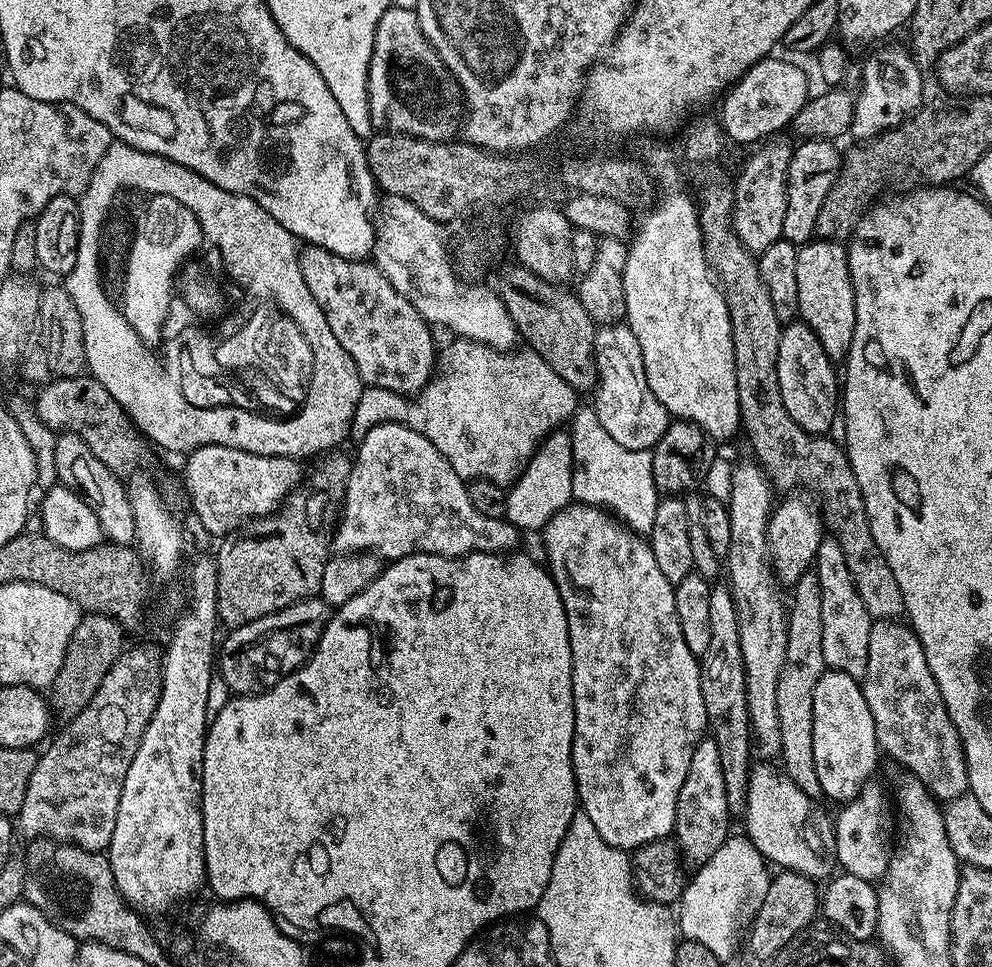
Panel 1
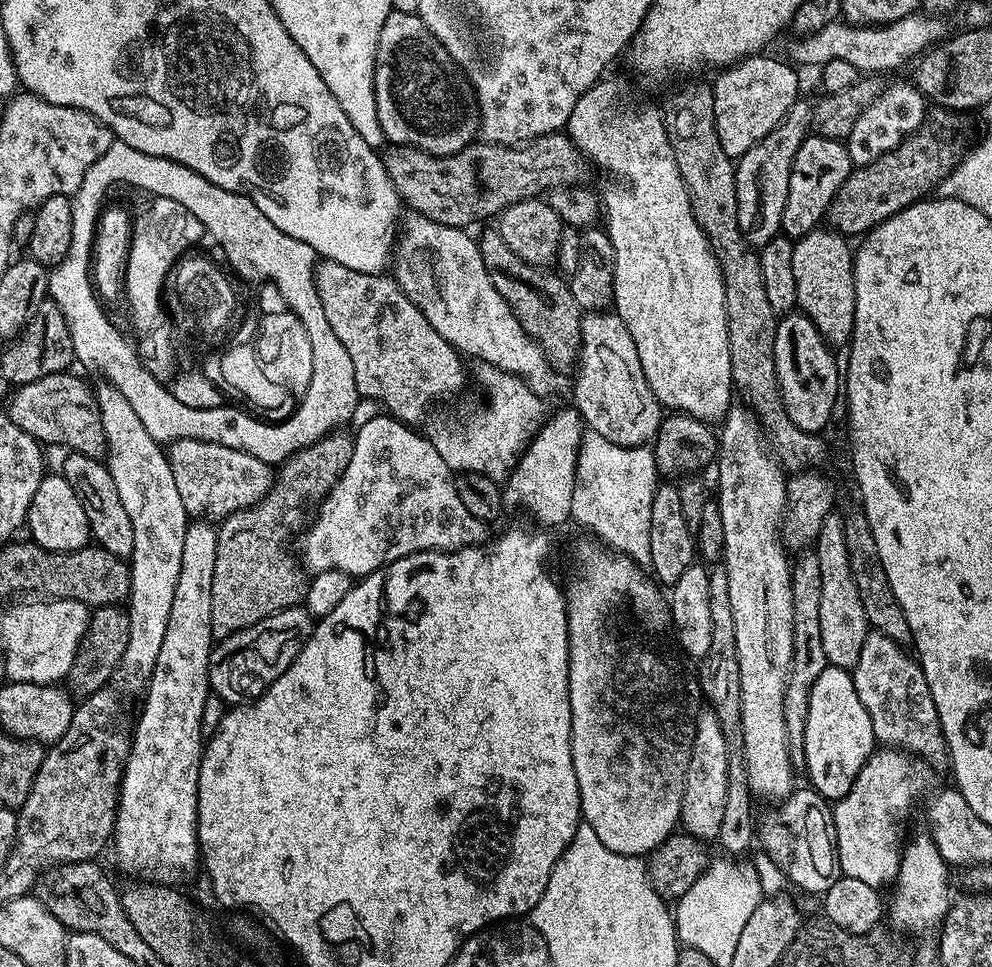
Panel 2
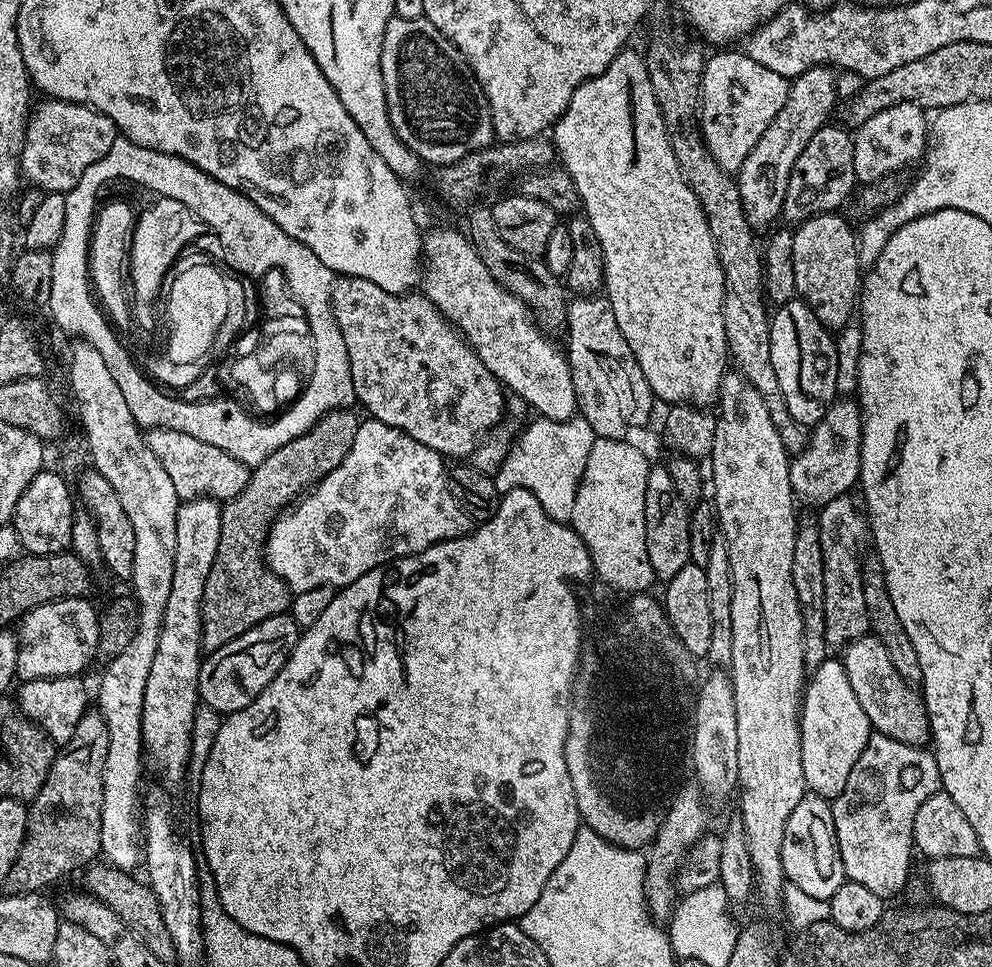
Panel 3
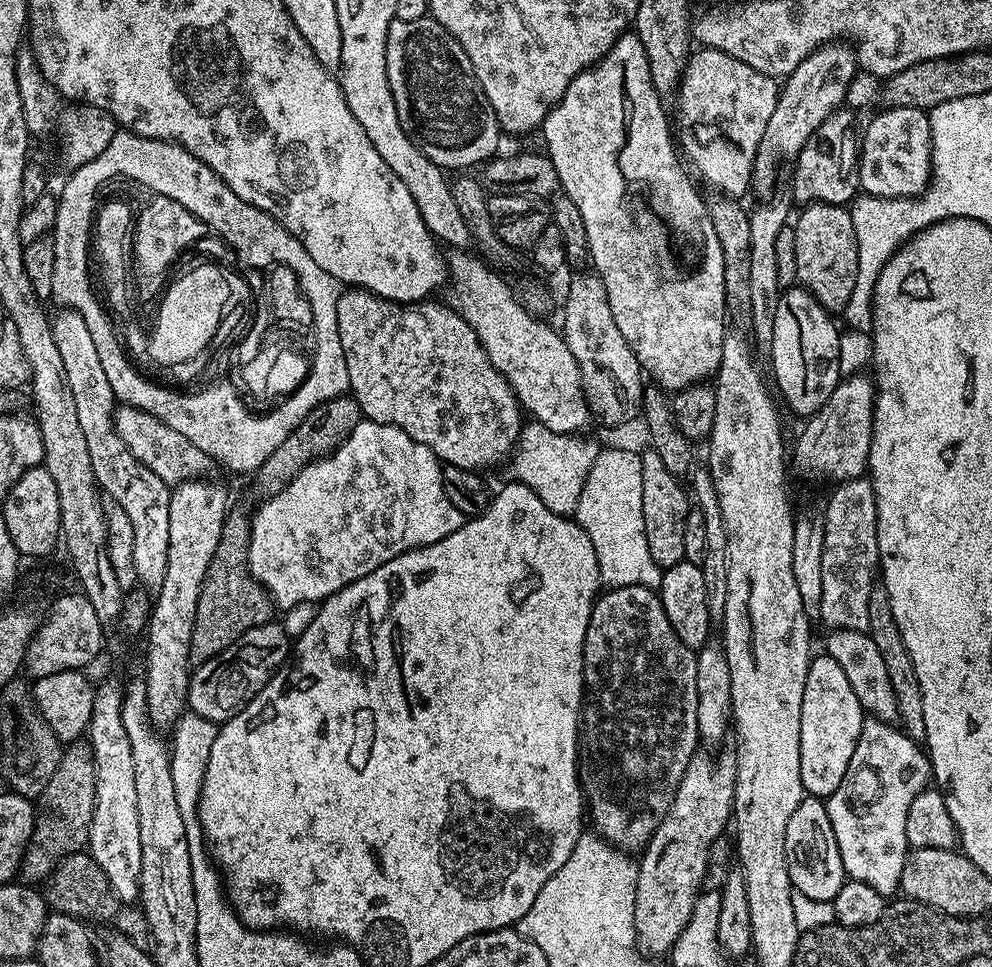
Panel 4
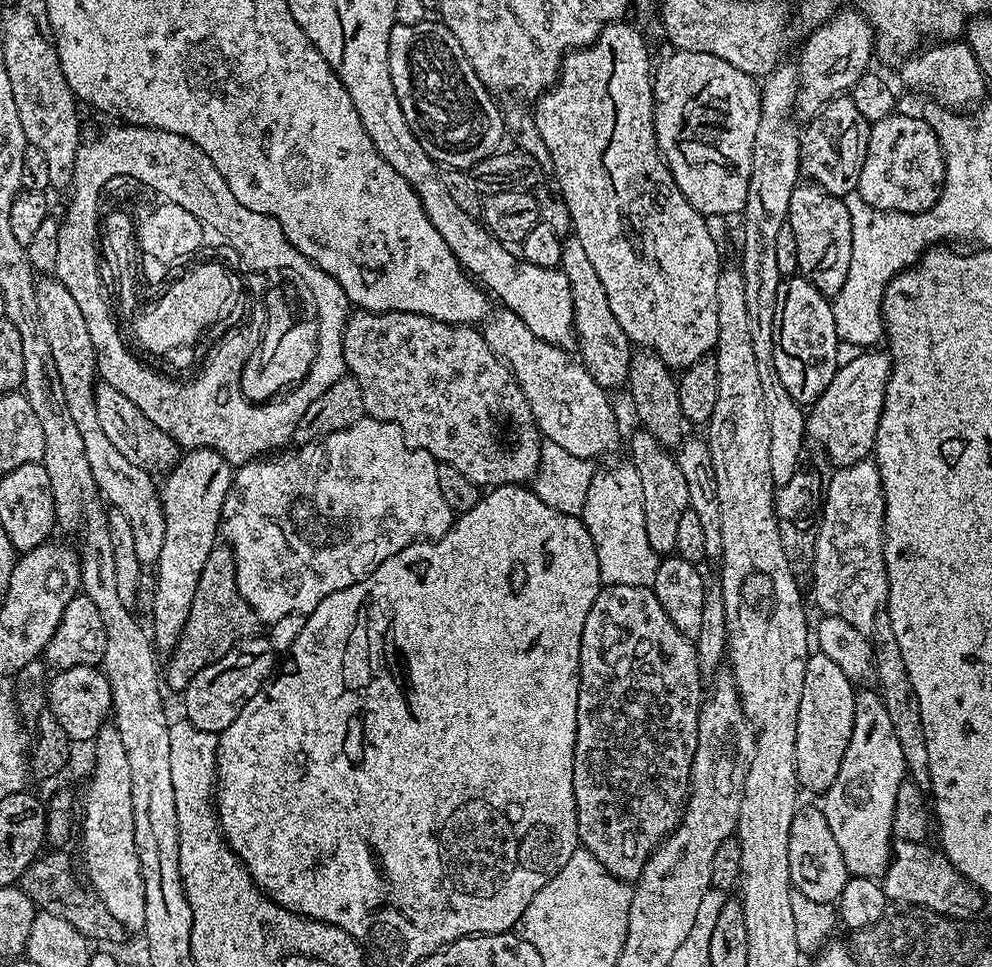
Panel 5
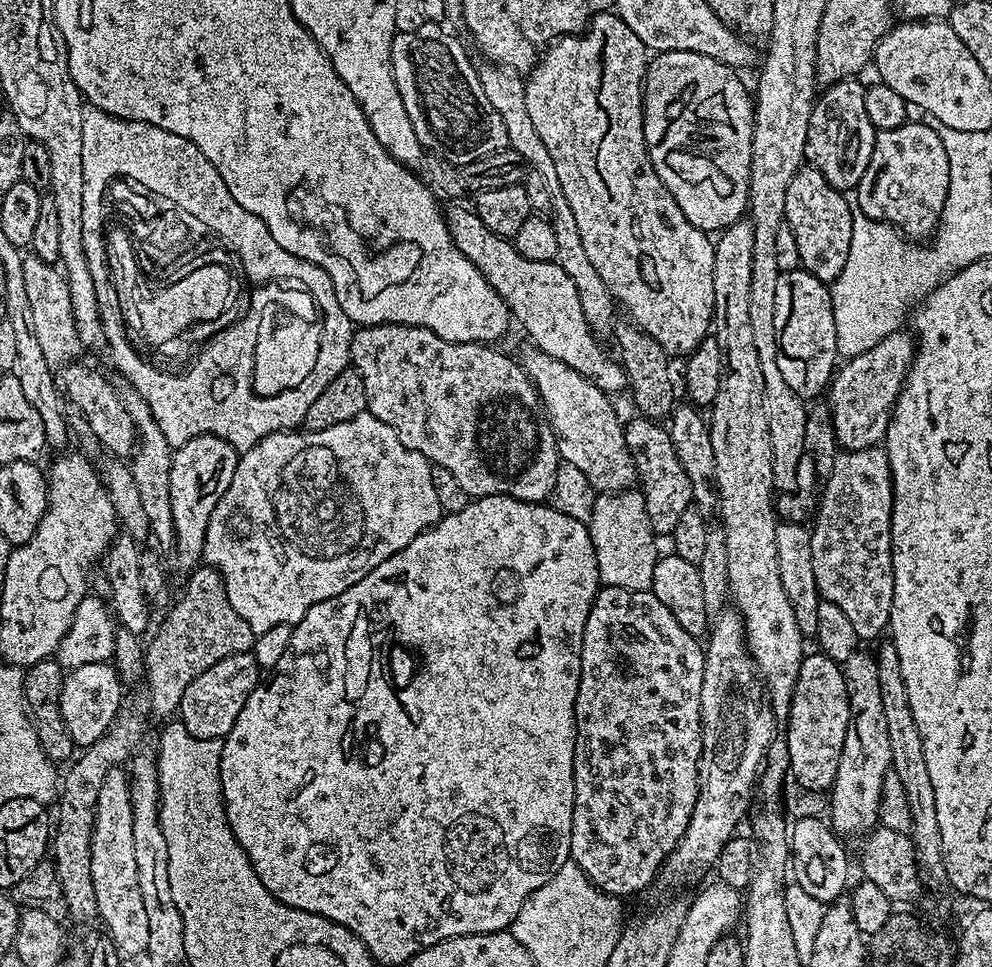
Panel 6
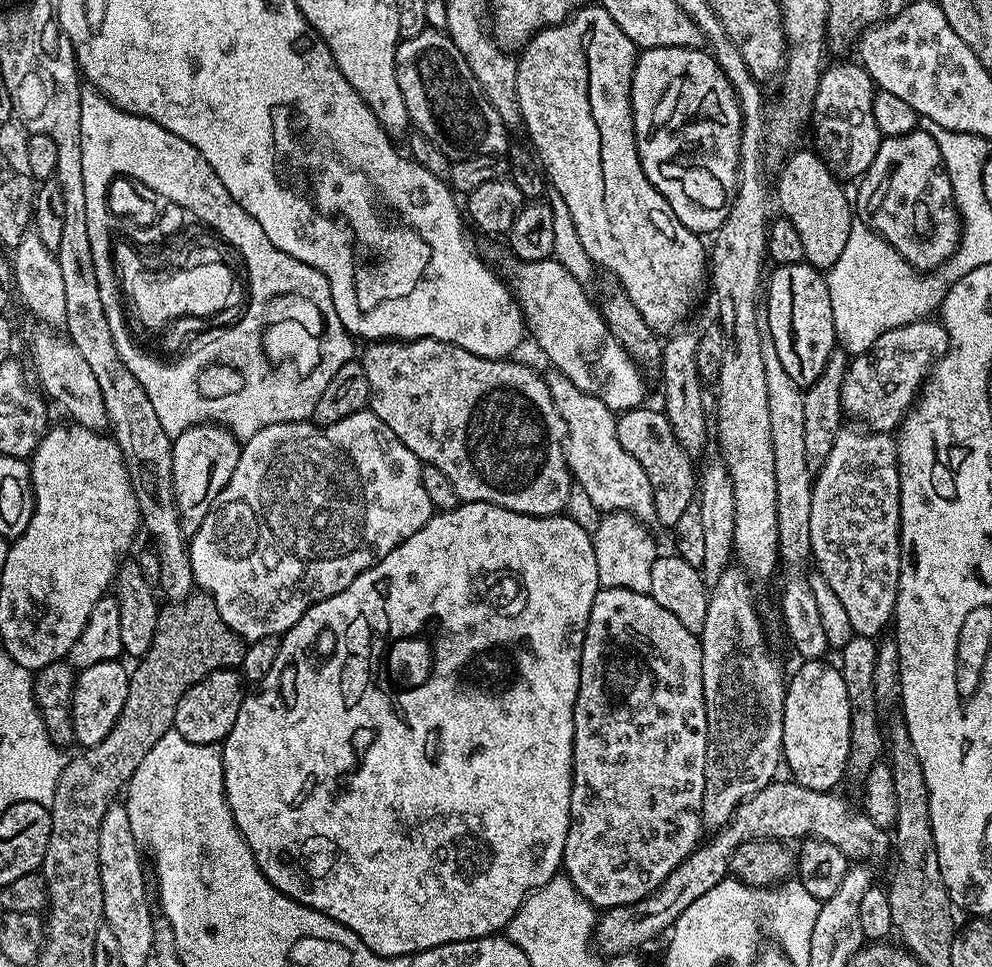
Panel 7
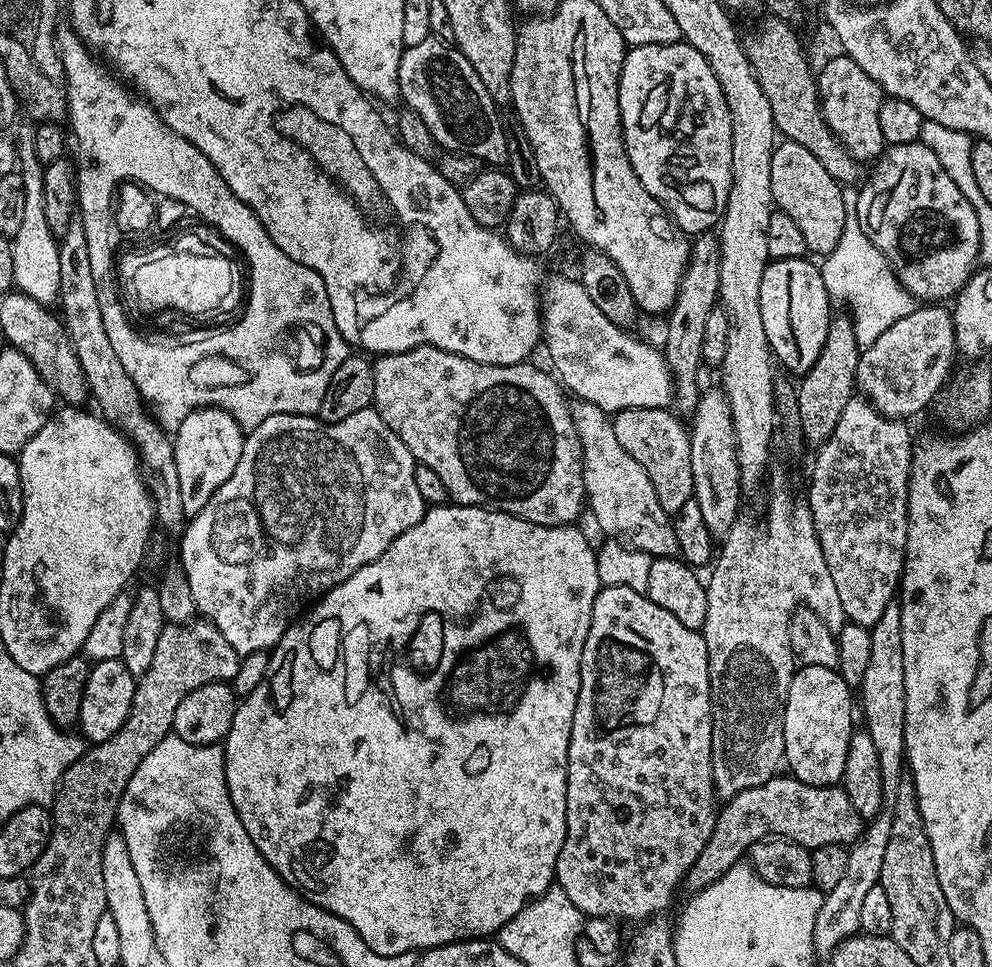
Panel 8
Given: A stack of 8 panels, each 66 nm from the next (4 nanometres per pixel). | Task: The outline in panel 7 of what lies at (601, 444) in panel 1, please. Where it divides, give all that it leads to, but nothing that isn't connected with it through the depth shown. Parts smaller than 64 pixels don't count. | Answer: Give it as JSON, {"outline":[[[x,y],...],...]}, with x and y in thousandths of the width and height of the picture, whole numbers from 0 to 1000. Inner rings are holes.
{"outline":[[[616,529],[608,533],[597,553],[603,598],[608,608],[639,610],[655,613],[656,586],[661,580],[663,568],[652,546],[633,529]]]}

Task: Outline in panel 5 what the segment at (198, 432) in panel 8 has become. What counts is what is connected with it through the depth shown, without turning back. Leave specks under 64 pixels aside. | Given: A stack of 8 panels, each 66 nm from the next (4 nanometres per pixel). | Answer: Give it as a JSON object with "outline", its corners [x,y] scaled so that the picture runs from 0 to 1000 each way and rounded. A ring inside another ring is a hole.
{"outline":[[[196,463],[186,466],[172,486],[164,493],[161,522],[165,524],[167,540],[167,556],[163,556],[163,573],[158,577],[155,590],[157,593],[157,613],[155,627],[151,634],[153,649],[151,657],[158,671],[172,672],[181,662],[183,651],[188,647],[188,639],[192,635],[192,623],[196,623],[196,610],[200,606],[200,598],[204,594],[204,585],[208,585],[208,577],[212,577],[212,569],[219,566],[222,549],[222,528],[228,519],[228,511],[234,502],[235,481],[224,474],[215,463]]]}

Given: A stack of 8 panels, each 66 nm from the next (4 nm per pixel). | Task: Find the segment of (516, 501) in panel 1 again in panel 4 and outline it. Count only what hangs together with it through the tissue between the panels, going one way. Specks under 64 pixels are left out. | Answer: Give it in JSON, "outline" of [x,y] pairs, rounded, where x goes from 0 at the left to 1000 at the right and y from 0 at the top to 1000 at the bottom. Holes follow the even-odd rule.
{"outline":[[[539,436],[529,437],[524,444],[524,454],[520,456],[519,467],[514,476],[515,495],[519,499],[534,503],[534,507],[546,515],[546,523],[550,523],[550,527],[576,535],[583,523],[583,515],[587,515],[591,490],[595,490],[595,482],[599,482],[599,474],[606,464],[604,458],[589,453],[585,449],[563,449]]]}

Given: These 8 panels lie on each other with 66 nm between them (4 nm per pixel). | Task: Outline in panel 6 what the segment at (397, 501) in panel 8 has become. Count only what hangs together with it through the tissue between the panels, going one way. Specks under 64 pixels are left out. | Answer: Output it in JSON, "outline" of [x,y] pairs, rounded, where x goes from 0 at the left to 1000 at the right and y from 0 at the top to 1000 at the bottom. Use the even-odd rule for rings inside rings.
{"outline":[[[370,424],[349,436],[341,436],[341,441],[333,441],[329,445],[320,447],[291,445],[266,451],[264,457],[241,468],[241,473],[236,494],[232,497],[232,503],[228,503],[228,511],[220,515],[220,523],[216,523],[216,532],[212,532],[212,544],[208,544],[204,579],[209,586],[217,587],[222,593],[230,611],[232,627],[240,631],[240,635],[249,643],[252,651],[259,656],[272,651],[276,647],[298,646],[310,634],[313,627],[321,627],[321,623],[329,623],[345,614],[345,610],[353,610],[353,606],[365,602],[365,598],[369,598],[373,589],[385,585],[389,577],[413,565],[417,556],[424,554],[429,547],[436,546],[444,535],[449,533],[448,524],[442,519],[442,511],[438,508],[436,481],[432,480],[428,472],[409,462],[403,455],[402,447],[389,441],[389,436],[377,432]]]}

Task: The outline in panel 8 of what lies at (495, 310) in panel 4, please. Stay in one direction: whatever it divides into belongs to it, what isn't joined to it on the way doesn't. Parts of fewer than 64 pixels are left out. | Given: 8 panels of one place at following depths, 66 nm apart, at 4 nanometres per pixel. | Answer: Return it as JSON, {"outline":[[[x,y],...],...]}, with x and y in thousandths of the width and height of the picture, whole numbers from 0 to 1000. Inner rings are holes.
{"outline":[[[581,414],[576,419],[577,435],[579,445],[583,449],[585,458],[585,477],[589,480],[589,512],[592,524],[603,536],[607,543],[610,555],[618,559],[624,559],[627,564],[649,571],[658,577],[667,575],[681,575],[685,570],[683,556],[679,556],[679,548],[675,532],[667,527],[667,519],[659,511],[659,503],[655,503],[655,494],[631,465],[627,465],[627,460],[623,457],[623,452],[619,450],[614,427],[608,426],[603,420],[599,420],[590,414]]]}

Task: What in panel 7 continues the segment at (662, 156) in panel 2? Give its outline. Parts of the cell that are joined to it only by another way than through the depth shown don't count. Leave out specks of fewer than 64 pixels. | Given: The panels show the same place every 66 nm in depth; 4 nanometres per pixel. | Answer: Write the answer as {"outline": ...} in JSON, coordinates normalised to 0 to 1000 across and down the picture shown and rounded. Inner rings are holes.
{"outline":[[[594,6],[584,8],[578,12],[573,20],[566,25],[560,25],[556,29],[547,29],[541,33],[531,46],[528,47],[520,63],[522,72],[522,110],[526,110],[527,135],[532,135],[535,152],[538,154],[544,171],[548,173],[548,180],[552,183],[555,194],[563,196],[567,201],[571,213],[575,216],[575,225],[579,225],[579,234],[583,238],[583,246],[587,249],[587,254],[591,263],[595,263],[597,272],[604,275],[608,280],[619,283],[623,292],[635,304],[635,312],[643,316],[643,322],[647,329],[651,329],[651,337],[655,337],[663,345],[676,345],[686,338],[685,335],[694,327],[694,322],[702,314],[702,309],[706,306],[706,301],[712,298],[712,282],[716,277],[716,269],[712,264],[712,252],[709,252],[707,245],[701,240],[697,240],[675,217],[675,209],[661,195],[651,184],[651,180],[645,171],[643,155],[641,154],[641,140],[639,139],[639,126],[637,125],[637,78],[641,67],[643,57],[642,48],[627,33],[626,28],[619,23],[612,10],[606,6]]]}

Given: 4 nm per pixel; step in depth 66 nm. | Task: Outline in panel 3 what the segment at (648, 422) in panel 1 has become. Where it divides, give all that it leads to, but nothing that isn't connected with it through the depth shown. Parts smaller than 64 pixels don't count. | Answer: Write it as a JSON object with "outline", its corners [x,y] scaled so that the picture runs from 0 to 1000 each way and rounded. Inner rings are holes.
{"outline":[[[585,304],[573,315],[573,360],[571,367],[577,384],[579,407],[584,429],[595,436],[602,452],[628,455],[636,443],[645,443],[657,430],[659,411],[635,362],[635,354],[623,341],[623,329],[615,316],[612,305]]]}

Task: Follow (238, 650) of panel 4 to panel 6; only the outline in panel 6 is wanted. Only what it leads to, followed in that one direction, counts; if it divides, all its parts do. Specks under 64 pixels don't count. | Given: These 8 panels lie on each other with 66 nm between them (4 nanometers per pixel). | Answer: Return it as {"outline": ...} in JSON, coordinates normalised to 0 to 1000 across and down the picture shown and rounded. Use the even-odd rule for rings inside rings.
{"outline":[[[241,674],[235,678],[224,680],[224,685],[216,685],[208,697],[200,697],[192,709],[188,709],[188,718],[183,718],[183,726],[179,733],[180,744],[196,759],[196,763],[221,765],[229,761],[236,751],[240,738],[244,738],[244,730],[248,730],[248,722],[263,706],[264,692],[253,674]]]}

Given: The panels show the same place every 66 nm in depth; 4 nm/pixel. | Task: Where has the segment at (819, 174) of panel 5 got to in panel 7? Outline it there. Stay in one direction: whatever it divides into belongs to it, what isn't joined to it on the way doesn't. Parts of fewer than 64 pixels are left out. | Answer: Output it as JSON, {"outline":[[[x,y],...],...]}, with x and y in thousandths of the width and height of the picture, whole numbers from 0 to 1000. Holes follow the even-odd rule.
{"outline":[[[866,65],[838,66],[827,75],[825,93],[819,107],[817,132],[819,130],[823,140],[821,153],[844,184],[851,188],[862,187],[871,181],[877,168],[881,168],[881,159],[885,159],[889,144],[885,130],[881,130],[879,117],[885,92]]]}

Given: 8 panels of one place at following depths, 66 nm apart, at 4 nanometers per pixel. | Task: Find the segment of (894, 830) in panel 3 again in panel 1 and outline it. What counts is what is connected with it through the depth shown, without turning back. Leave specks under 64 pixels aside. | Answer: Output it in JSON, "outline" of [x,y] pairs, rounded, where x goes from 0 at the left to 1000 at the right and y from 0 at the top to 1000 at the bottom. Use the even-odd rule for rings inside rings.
{"outline":[[[884,809],[872,811],[869,818],[859,827],[850,832],[847,841],[842,841],[841,855],[843,857],[843,891],[854,905],[870,910],[886,911],[893,904],[895,892],[901,876],[901,831],[897,819]]]}

